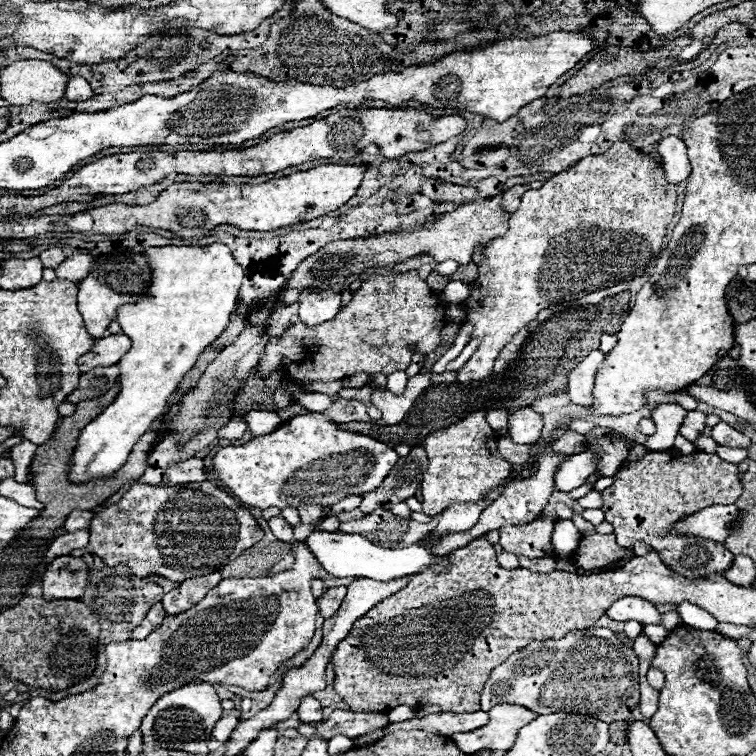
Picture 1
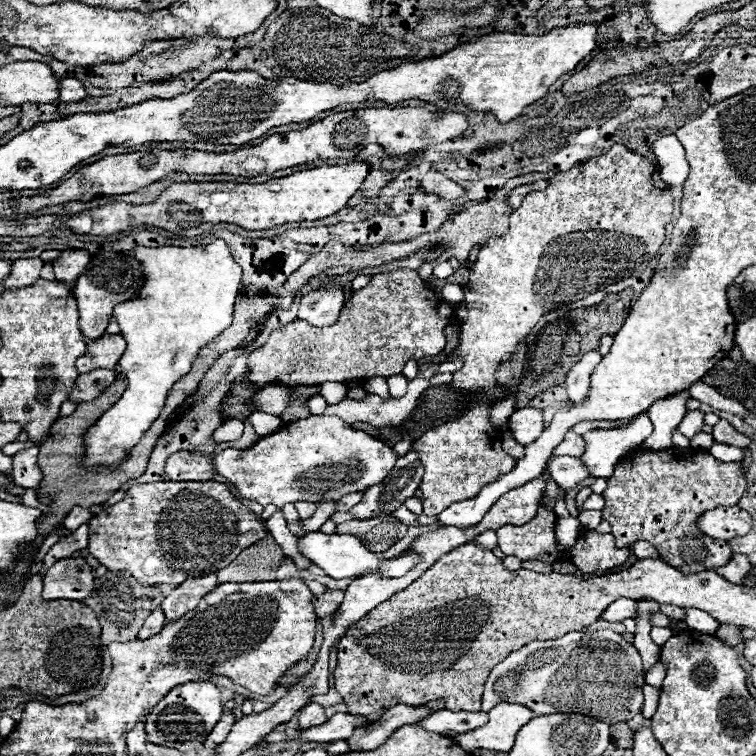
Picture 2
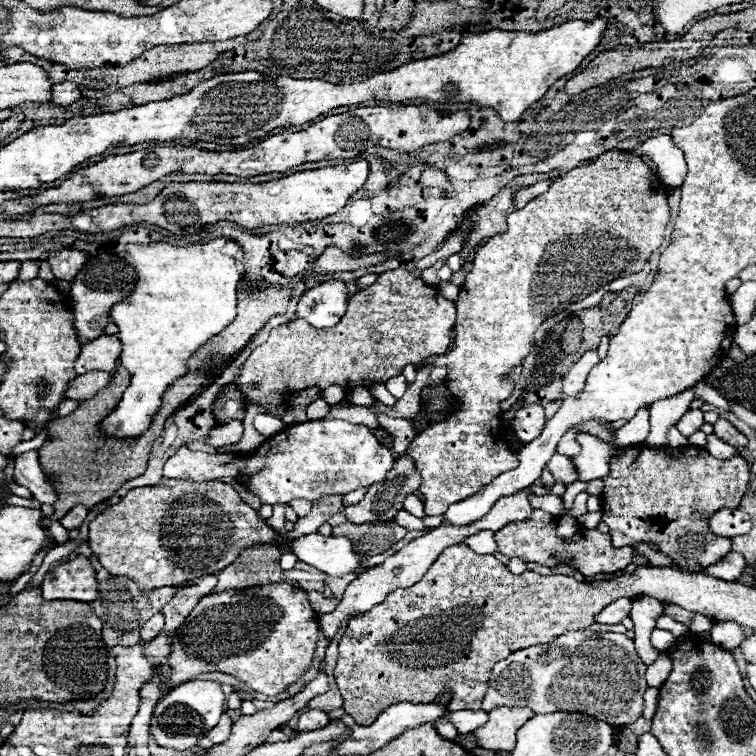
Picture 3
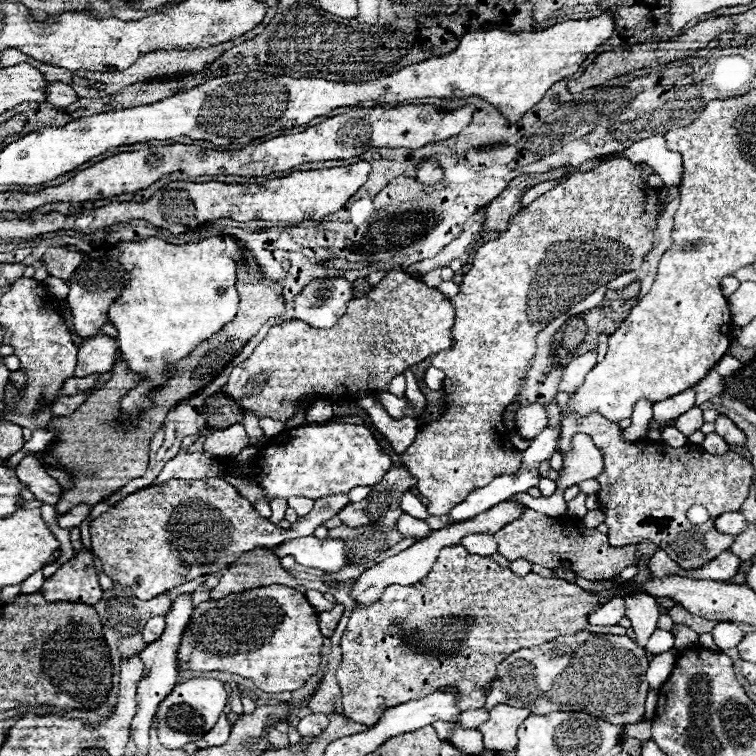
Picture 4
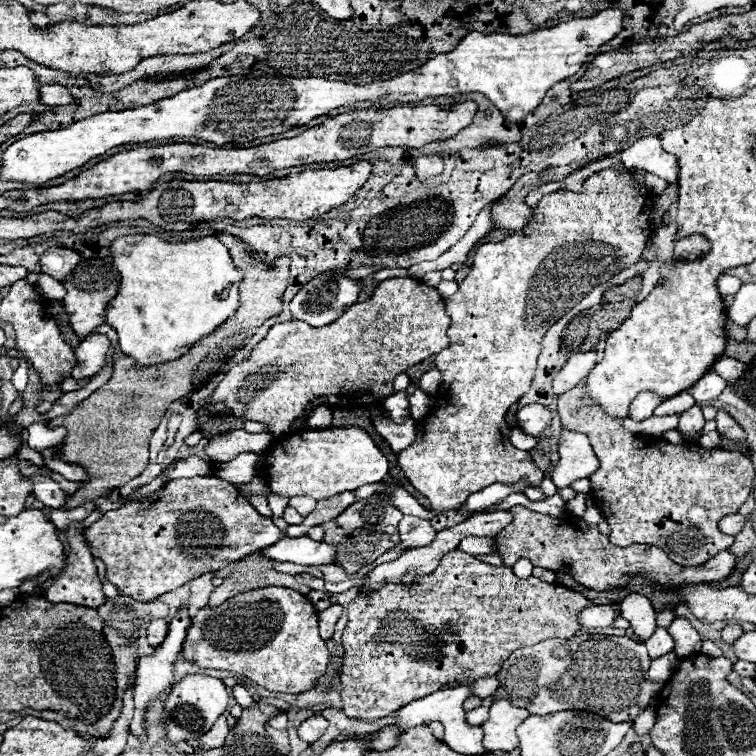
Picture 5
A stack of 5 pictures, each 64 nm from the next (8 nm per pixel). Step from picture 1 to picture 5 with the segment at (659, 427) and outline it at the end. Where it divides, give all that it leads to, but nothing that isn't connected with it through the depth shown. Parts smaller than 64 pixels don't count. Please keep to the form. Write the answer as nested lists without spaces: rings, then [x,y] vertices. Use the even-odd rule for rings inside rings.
[[[680,392],[674,398],[668,398],[660,406],[656,406],[654,416],[672,416],[672,414],[682,414],[686,408],[694,404],[694,398],[690,392]]]

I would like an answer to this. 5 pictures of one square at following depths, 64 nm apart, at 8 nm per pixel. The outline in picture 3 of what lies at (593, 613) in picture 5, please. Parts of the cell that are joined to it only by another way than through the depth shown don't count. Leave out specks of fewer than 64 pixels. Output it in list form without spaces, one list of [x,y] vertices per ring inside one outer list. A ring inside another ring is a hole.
[[[618,598],[616,602],[608,604],[608,606],[594,618],[594,622],[598,622],[598,624],[620,624],[620,622],[630,614],[630,606],[632,606],[632,600],[628,600],[628,598]]]

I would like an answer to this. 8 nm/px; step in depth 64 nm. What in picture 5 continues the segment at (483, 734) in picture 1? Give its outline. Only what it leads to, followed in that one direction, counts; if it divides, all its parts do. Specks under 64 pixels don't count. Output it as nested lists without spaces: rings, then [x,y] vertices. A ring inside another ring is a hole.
[[[508,700],[492,702],[490,718],[482,724],[484,730],[484,748],[488,752],[514,750],[518,746],[516,728],[530,716],[528,710],[512,706]]]

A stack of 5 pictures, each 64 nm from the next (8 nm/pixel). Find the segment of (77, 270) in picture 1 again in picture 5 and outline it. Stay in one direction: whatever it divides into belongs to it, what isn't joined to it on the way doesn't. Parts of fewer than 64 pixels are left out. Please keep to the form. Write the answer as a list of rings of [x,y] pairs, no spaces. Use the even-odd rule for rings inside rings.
[[[48,248],[40,258],[40,272],[50,274],[56,280],[64,280],[80,262],[80,254],[70,248]]]

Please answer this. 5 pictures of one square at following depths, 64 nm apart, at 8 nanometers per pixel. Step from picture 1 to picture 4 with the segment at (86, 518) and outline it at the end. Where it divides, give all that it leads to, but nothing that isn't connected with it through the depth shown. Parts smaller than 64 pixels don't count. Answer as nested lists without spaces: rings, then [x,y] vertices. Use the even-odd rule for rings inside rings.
[[[78,504],[78,506],[74,506],[70,512],[58,516],[58,524],[60,524],[62,528],[70,530],[70,528],[74,528],[74,526],[80,526],[80,524],[86,520],[88,514],[90,514],[90,506]]]

